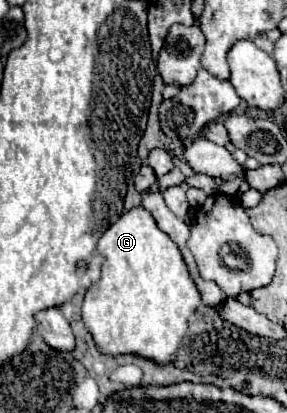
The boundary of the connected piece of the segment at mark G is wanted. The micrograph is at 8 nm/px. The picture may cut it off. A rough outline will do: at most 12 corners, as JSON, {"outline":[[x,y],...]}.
{"outline":[[148,209],[102,233],[82,303],[106,355],[172,361],[202,305]]}

